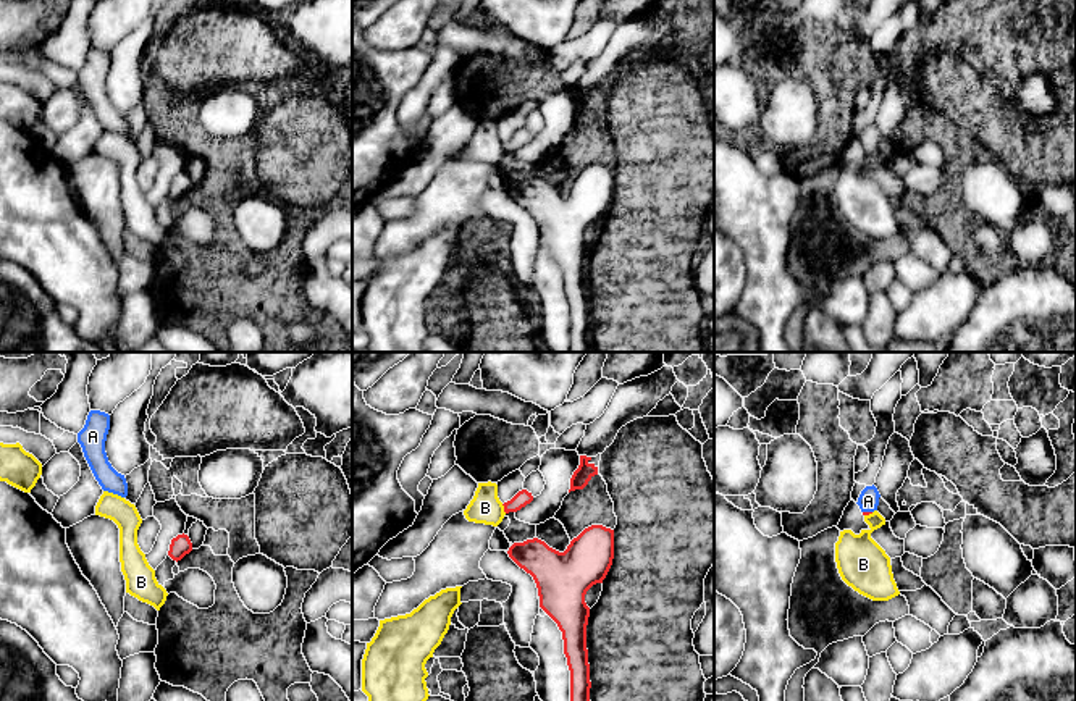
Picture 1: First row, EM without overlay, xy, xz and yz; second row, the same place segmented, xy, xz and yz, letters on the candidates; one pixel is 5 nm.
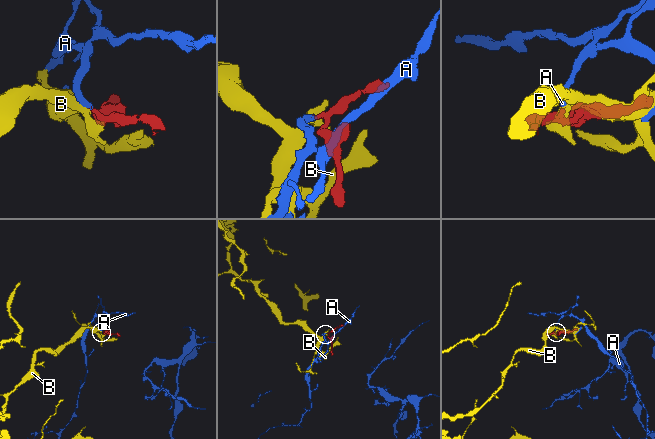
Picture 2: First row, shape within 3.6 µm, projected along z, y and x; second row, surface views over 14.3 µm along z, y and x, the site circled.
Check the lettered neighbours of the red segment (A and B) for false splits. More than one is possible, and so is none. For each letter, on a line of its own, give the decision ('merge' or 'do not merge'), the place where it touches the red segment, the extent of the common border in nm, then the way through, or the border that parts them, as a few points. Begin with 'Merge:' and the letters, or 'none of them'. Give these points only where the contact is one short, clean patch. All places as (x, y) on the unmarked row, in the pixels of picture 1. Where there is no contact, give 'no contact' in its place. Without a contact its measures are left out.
Merge: A
A: merge | yz (868, 151) | 50 nm | across yz (863, 151), (868, 151), (868, 139)
B: do not merge | xz (504, 147) | 50 nm | along xz (501, 142), (506, 151)

